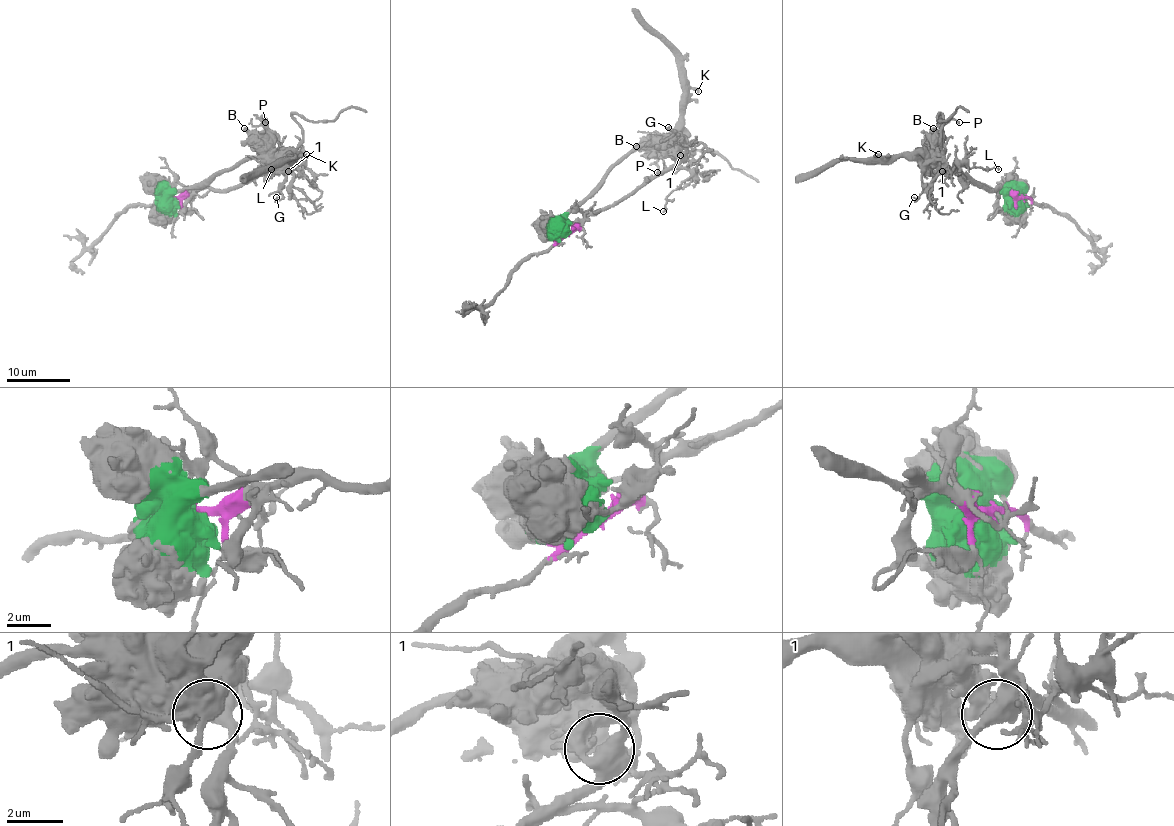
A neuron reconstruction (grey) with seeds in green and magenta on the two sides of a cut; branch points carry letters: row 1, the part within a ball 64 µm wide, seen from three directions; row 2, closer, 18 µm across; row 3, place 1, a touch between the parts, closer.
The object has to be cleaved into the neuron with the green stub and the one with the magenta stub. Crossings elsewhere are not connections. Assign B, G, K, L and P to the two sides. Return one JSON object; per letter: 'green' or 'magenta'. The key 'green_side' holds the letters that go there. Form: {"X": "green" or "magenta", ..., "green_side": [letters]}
{"B": "green", "G": "magenta", "K": "green", "L": "magenta", "P": "magenta", "green_side": ["B", "K"]}

